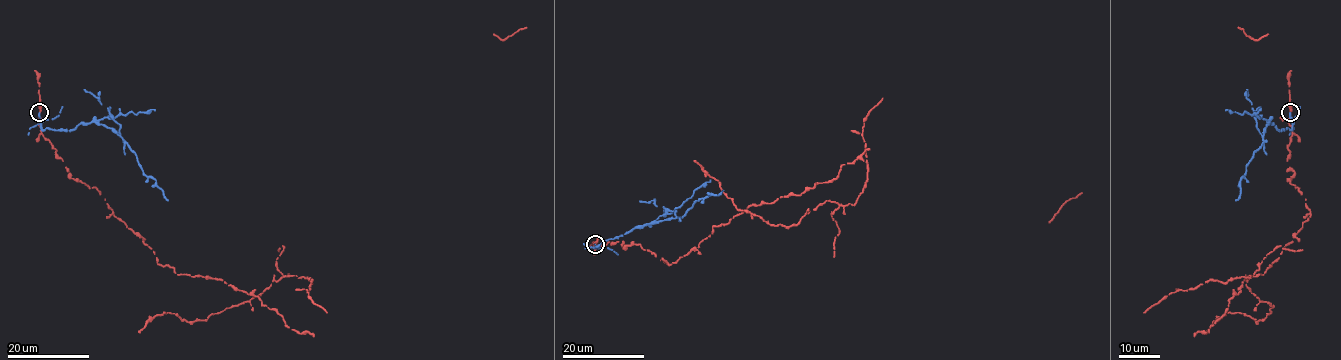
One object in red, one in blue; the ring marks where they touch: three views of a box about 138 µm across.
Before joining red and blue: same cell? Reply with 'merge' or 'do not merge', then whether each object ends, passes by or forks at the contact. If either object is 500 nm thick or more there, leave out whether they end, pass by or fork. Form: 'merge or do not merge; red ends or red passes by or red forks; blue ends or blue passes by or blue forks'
do not merge; red passes by; blue ends

